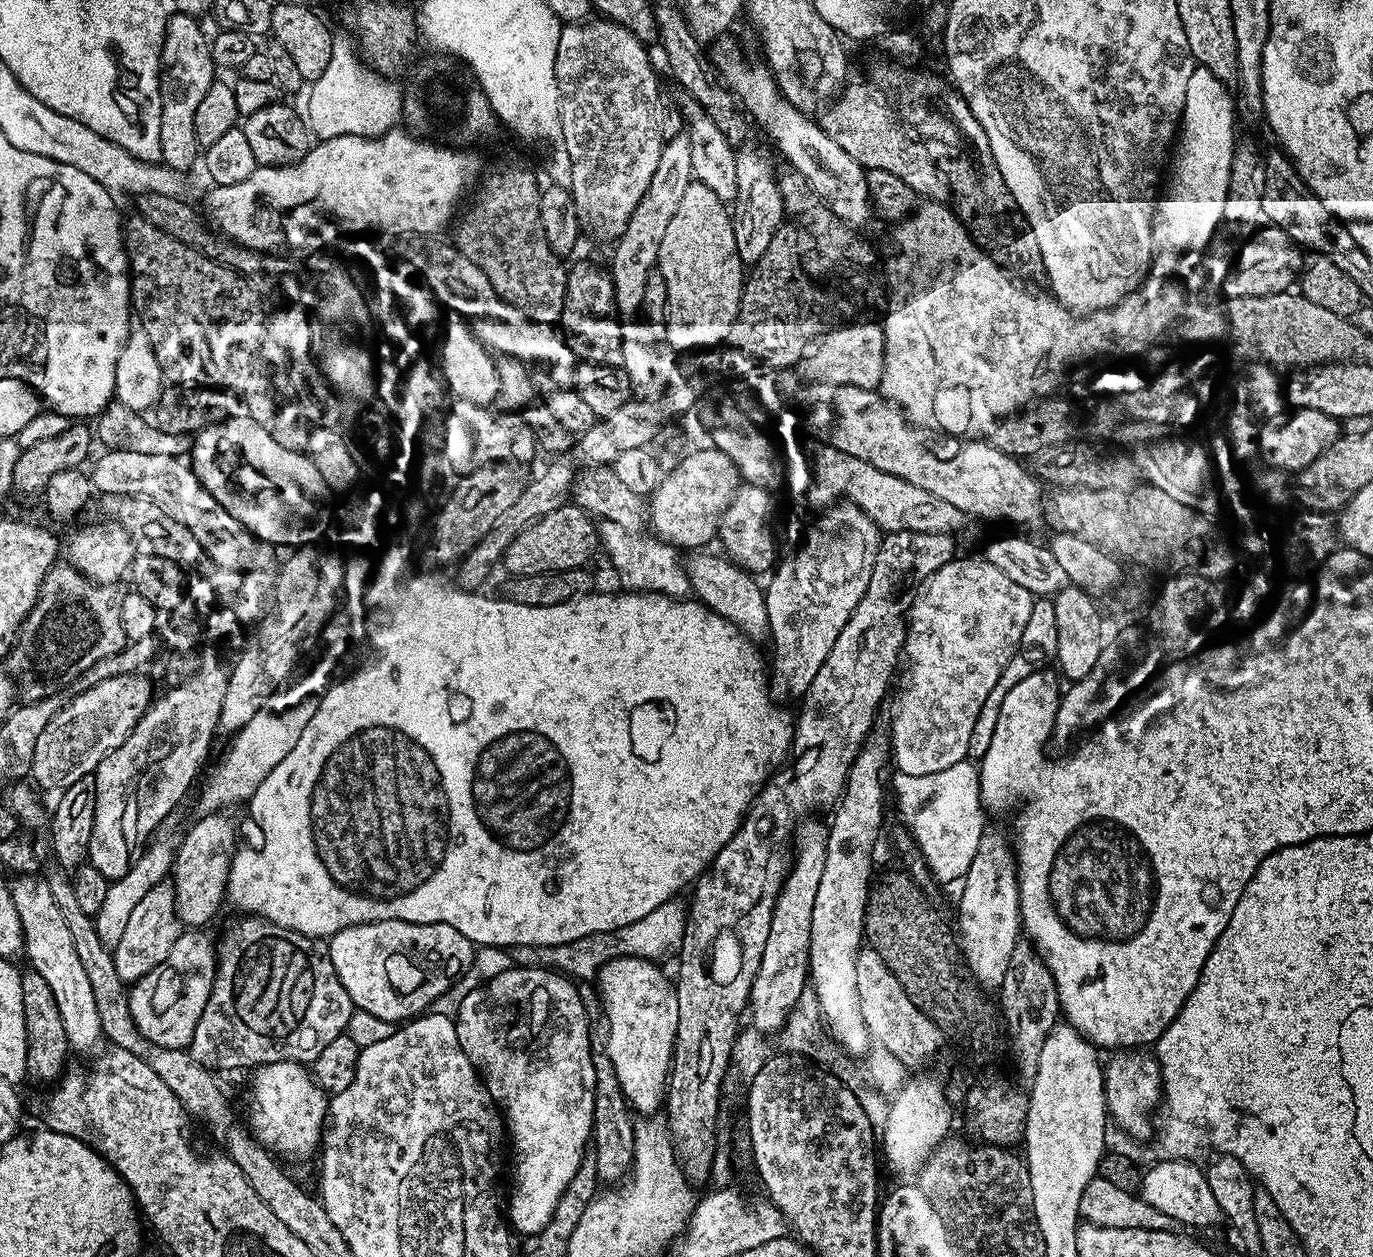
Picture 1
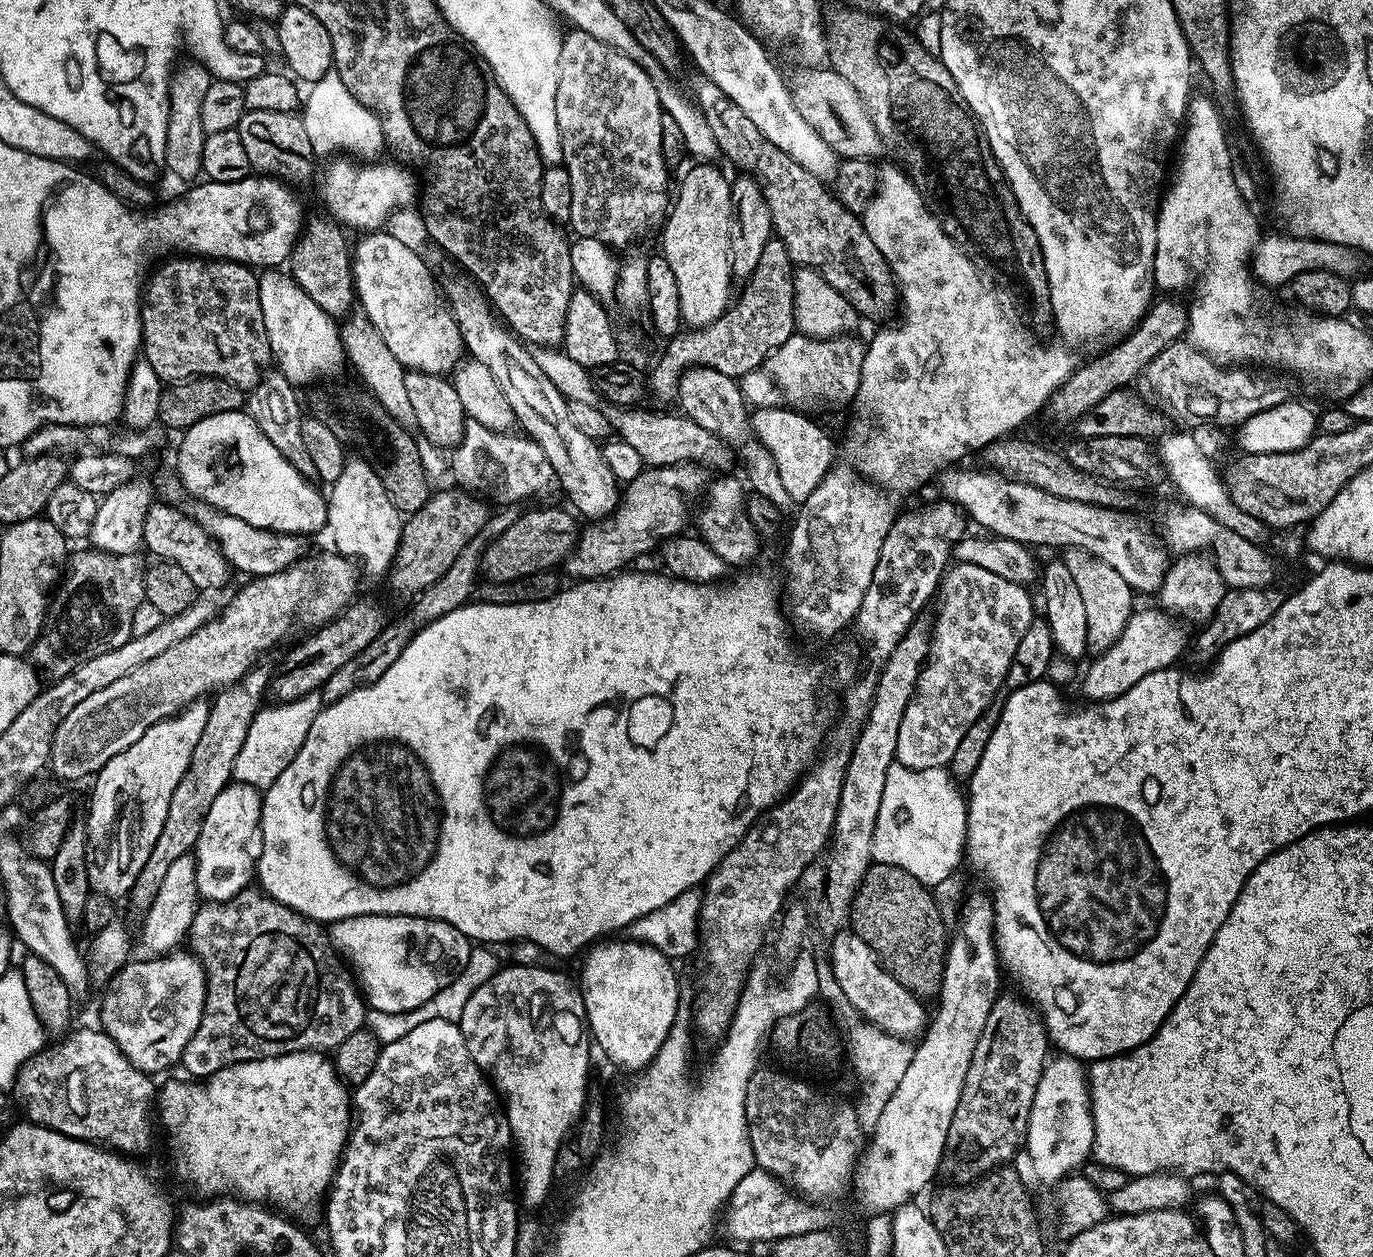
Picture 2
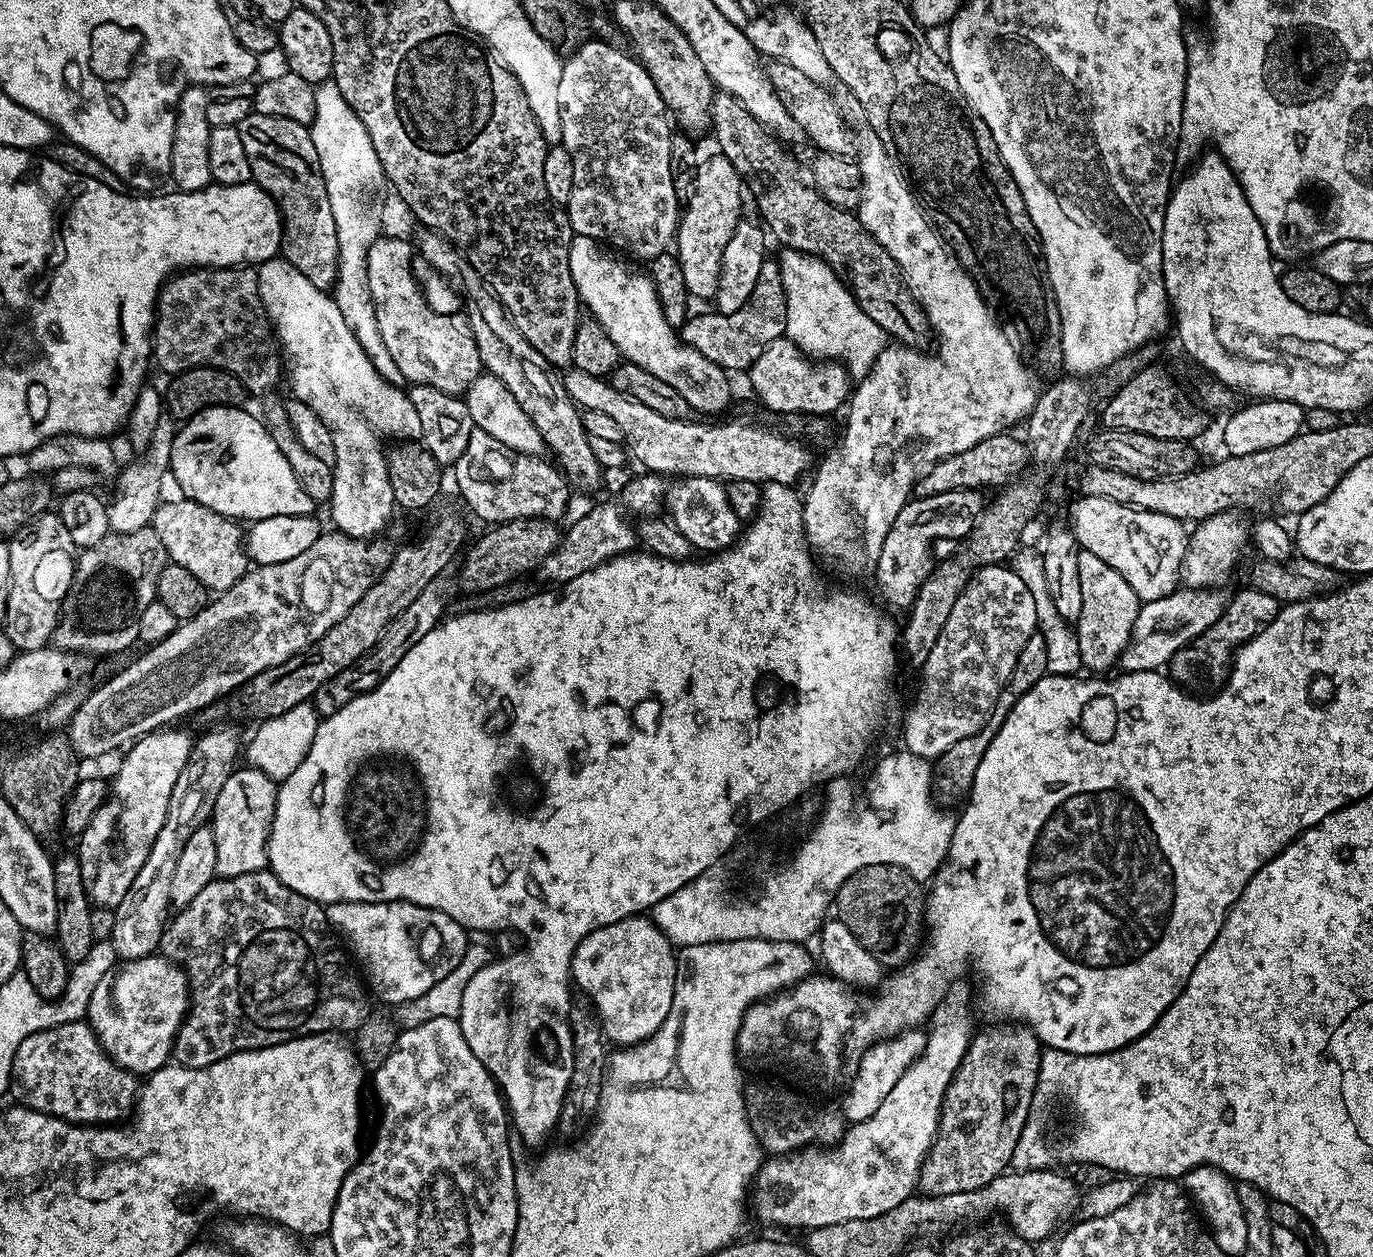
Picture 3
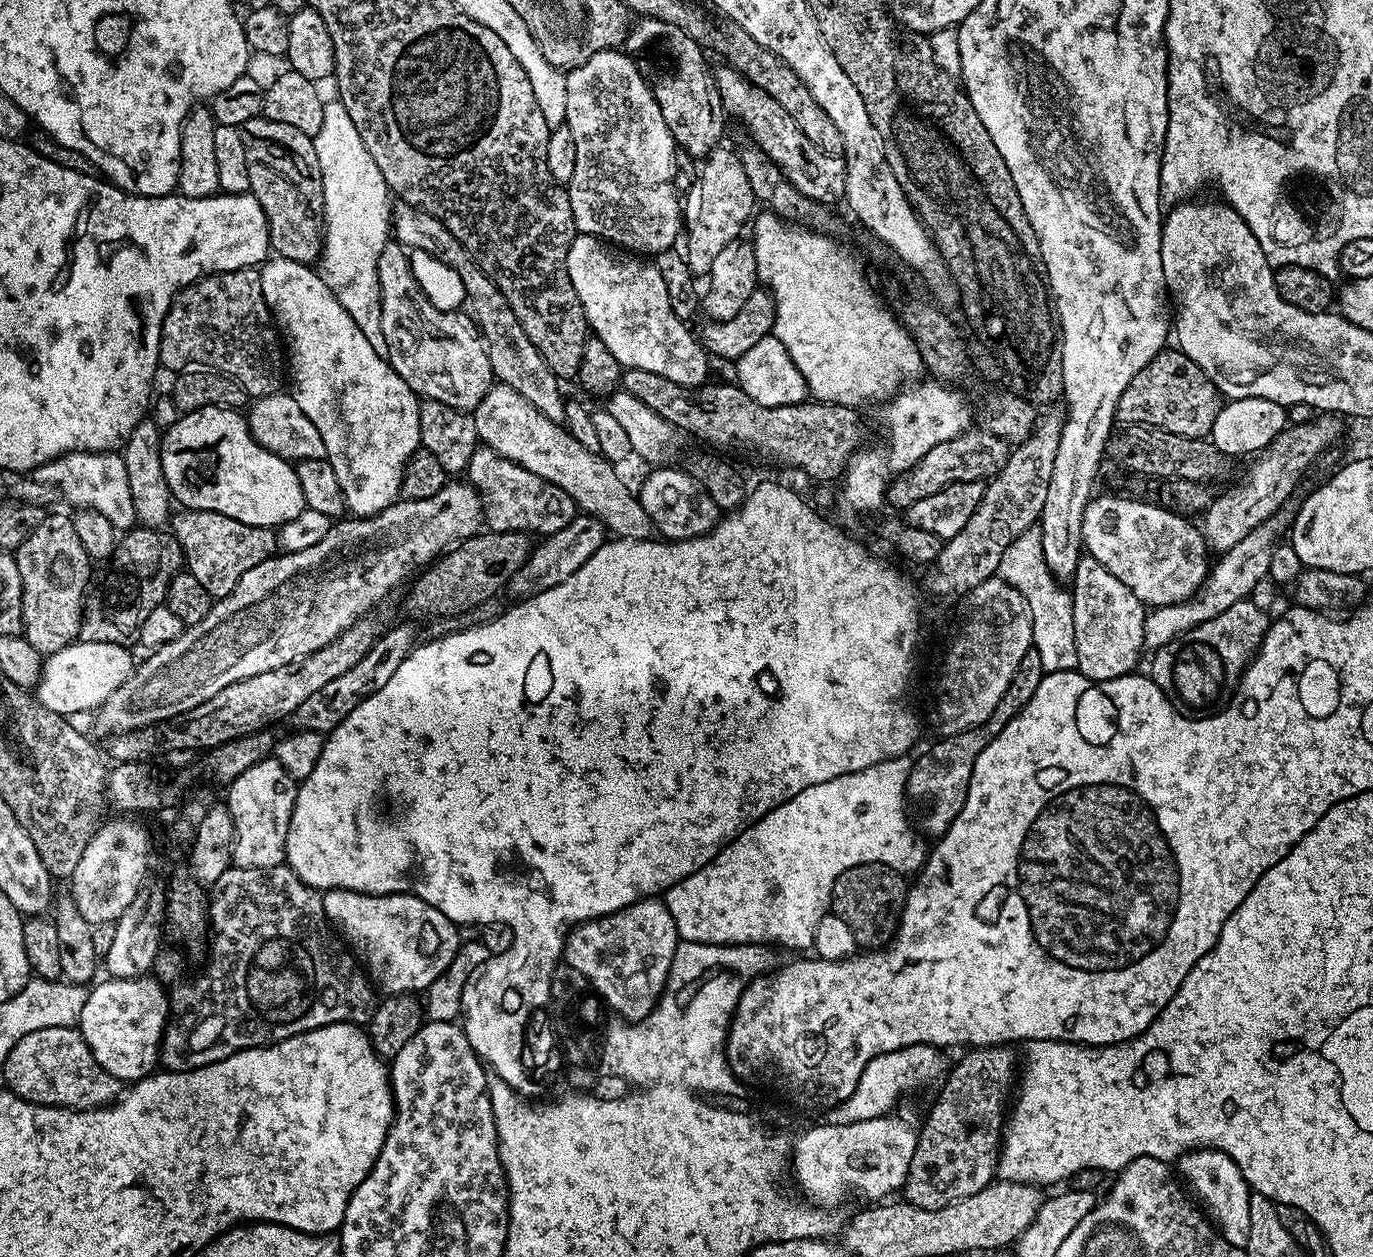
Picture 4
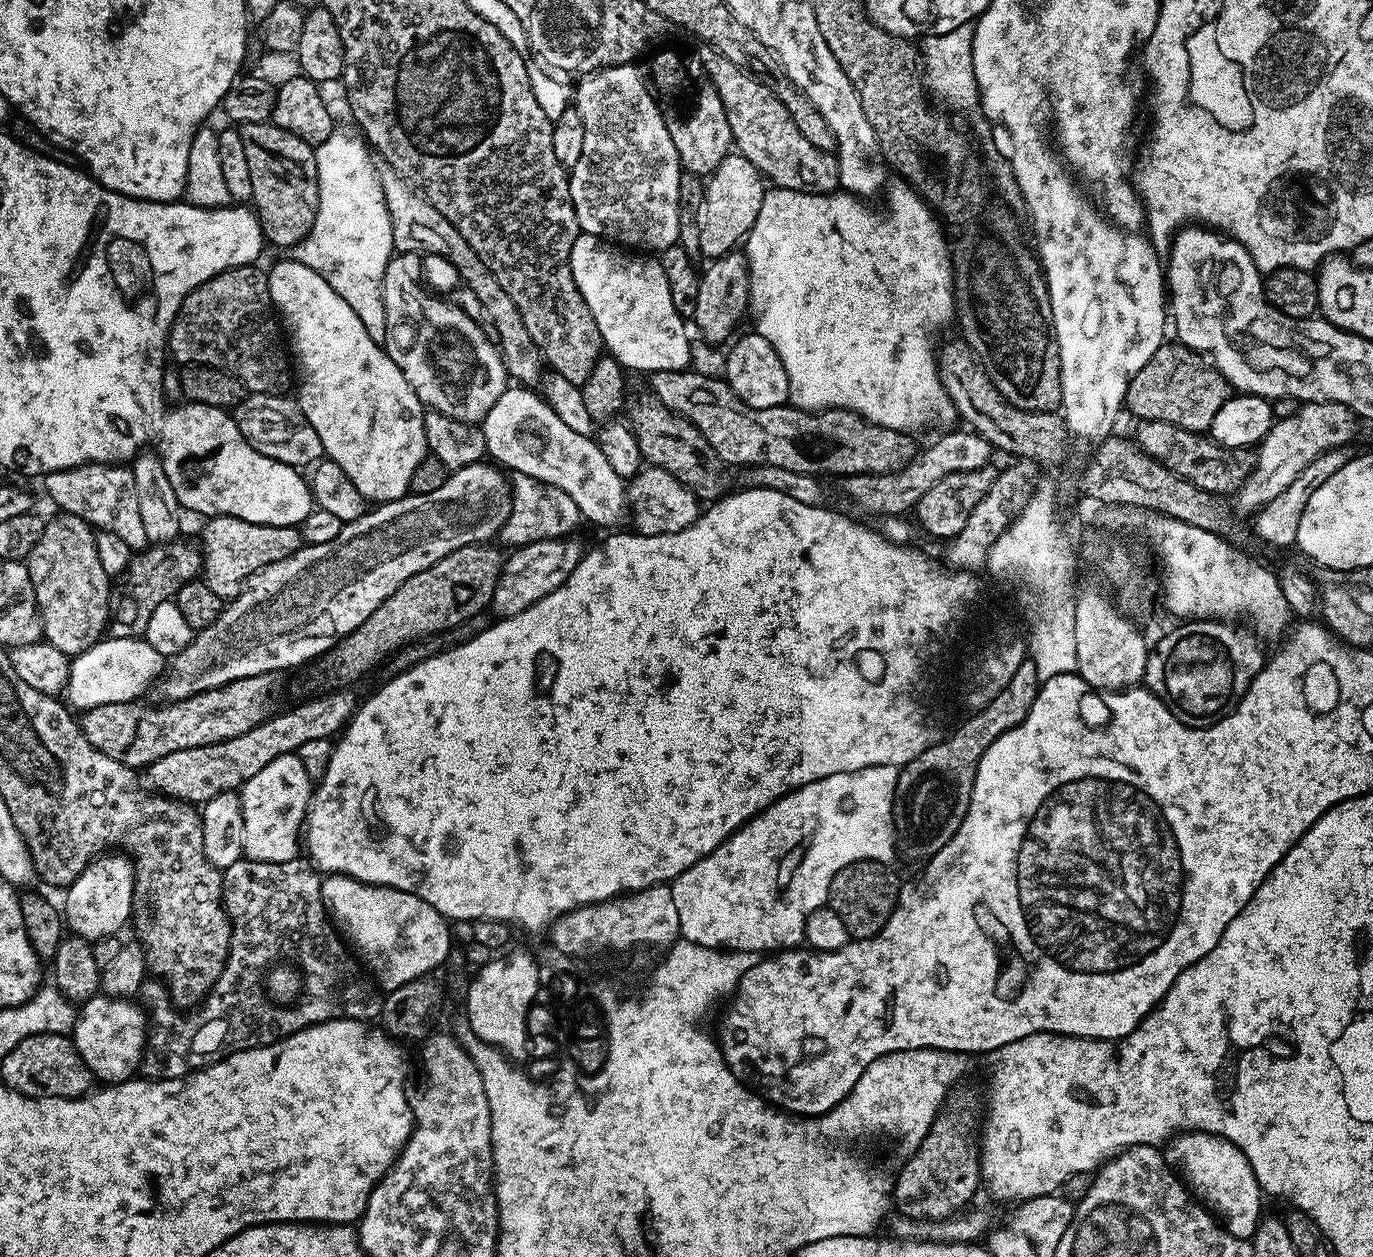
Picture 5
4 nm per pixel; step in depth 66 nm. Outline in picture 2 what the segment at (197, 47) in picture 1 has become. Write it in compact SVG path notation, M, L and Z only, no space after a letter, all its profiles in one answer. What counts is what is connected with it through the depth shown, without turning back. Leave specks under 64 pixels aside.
M187 62L175 69L168 82L168 125L166 126L166 158L164 167L173 172L180 180L195 181L204 171L202 130L202 101L206 99L206 90L210 90L213 76L199 62Z

